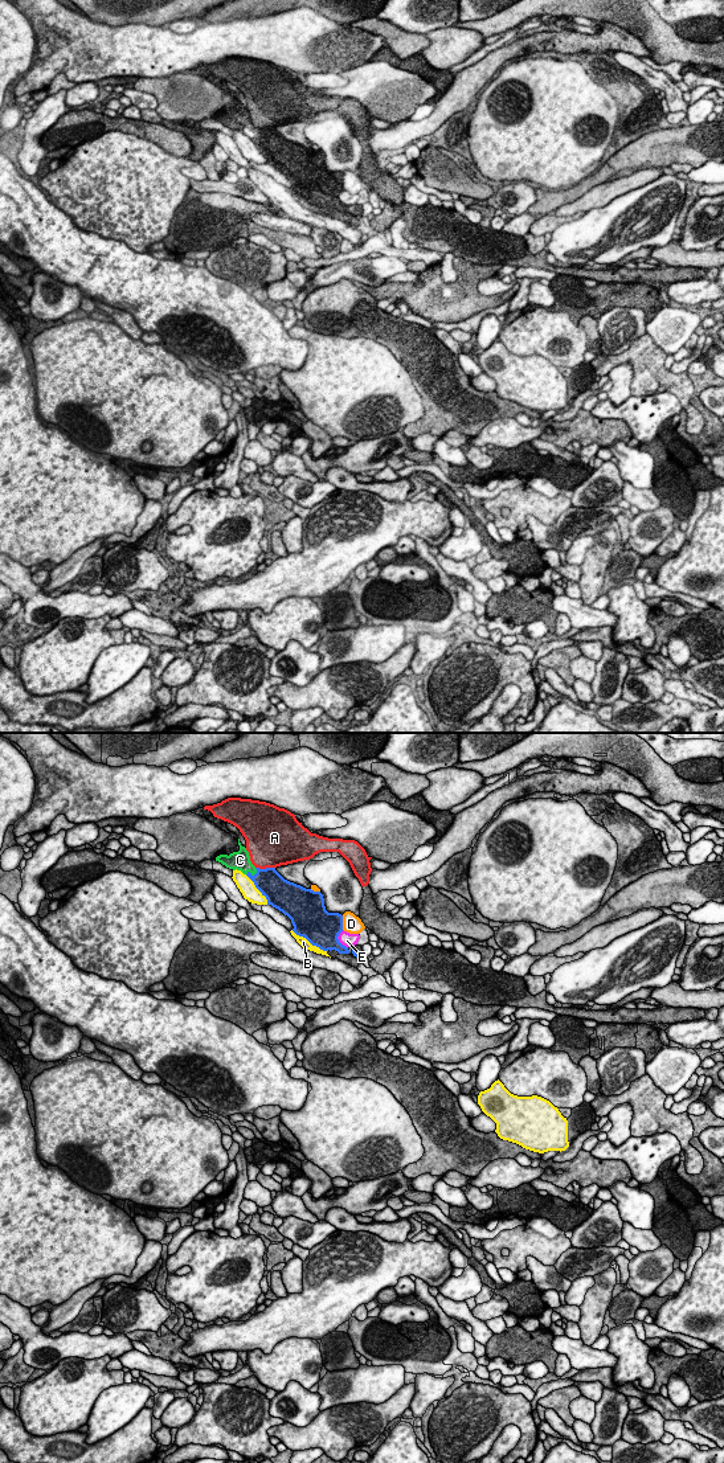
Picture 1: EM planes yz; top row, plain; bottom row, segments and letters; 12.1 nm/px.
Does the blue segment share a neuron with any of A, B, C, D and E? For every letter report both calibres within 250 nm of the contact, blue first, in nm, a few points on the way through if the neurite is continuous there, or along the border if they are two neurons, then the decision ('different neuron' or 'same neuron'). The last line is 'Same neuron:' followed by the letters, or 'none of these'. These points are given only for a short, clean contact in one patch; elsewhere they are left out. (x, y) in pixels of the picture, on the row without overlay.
A: calibres 320 and 480 nm; different neuron
B: calibres 440 and 120 nm; different neuron
C: calibres 320 and 240 nm; same neuron
D: calibres 420 and 220 nm; different neuron
E: calibres 440 and 170 nm; different neuron
Same neuron: C

